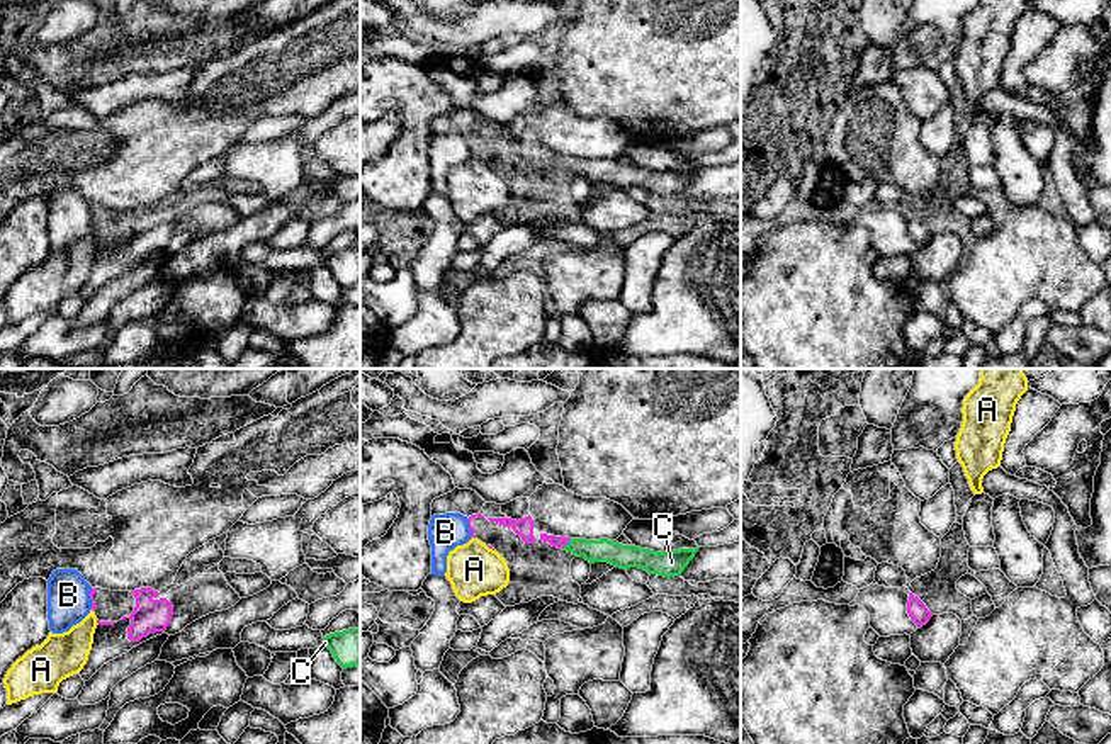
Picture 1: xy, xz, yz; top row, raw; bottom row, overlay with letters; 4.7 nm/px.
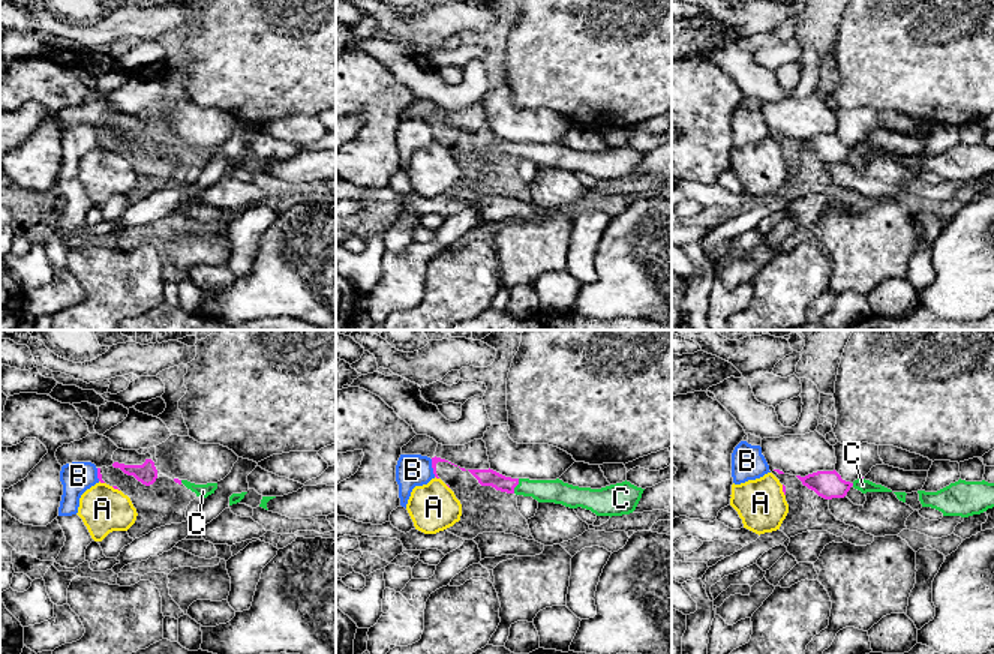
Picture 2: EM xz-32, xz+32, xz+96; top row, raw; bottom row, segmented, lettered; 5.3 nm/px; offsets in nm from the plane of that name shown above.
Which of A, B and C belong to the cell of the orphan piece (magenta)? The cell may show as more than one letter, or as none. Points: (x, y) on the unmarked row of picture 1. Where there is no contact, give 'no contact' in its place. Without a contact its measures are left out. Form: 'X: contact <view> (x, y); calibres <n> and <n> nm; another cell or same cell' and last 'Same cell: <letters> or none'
A: contact xz (490, 167); calibres 20 and 260 nm; another cell
B: contact xy (90, 218); calibres 20 and 200 nm; another cell
C: contact xz (566, 163); calibres 60 and 110 nm; same cell
Same cell: C

